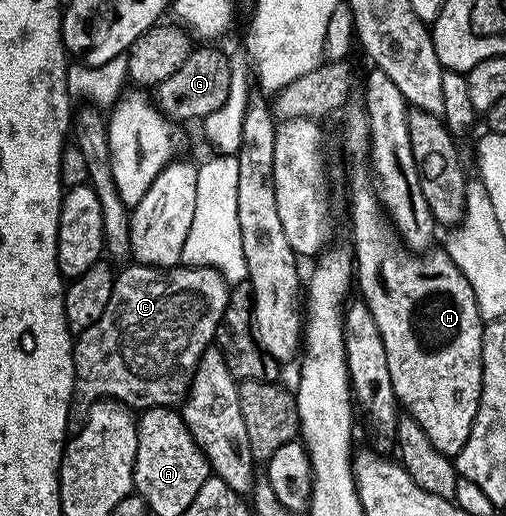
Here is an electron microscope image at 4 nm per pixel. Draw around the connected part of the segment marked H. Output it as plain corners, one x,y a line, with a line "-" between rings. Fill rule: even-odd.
353,99
344,106
344,113
345,149
349,152
350,159
353,160
353,206
350,207
349,213
353,216
351,252
355,258
355,285
356,288
361,288
362,294
360,293
360,296
363,298
366,307
371,311
371,315
375,315
375,327
379,327
379,335
383,335
383,347
387,347
387,368
391,371
391,387
395,391
398,404
408,416
415,419
415,423
419,423
419,427
423,427
423,431
427,431
427,439
431,439
431,444
434,445
437,451
448,457
456,458
457,453
463,451
463,447
471,435
471,427
477,417
477,409
481,405
481,336
485,333
485,325
481,320
481,312
477,306
475,291
471,291
471,283
467,283
467,279
463,279
463,275
457,270
455,263
449,258
449,254
445,252
444,248
433,247
428,251
410,251
405,247
393,249
396,245
399,245
397,230
393,228
384,207
381,206
381,201
377,198
376,188
371,184
371,170
367,164
369,144
371,143
367,111
360,100

